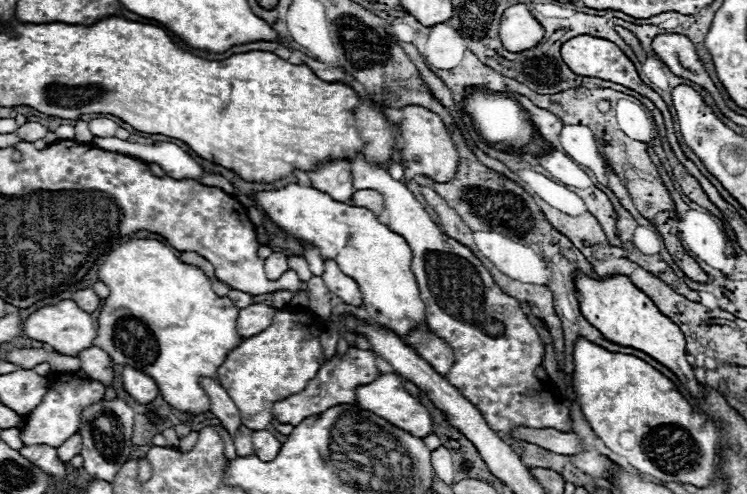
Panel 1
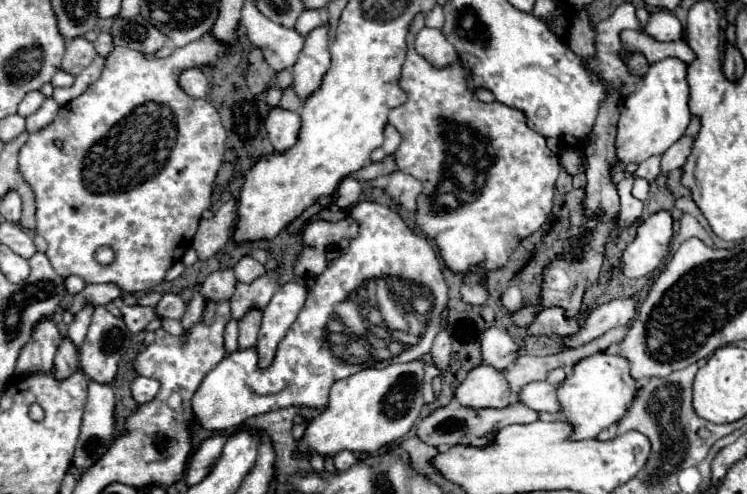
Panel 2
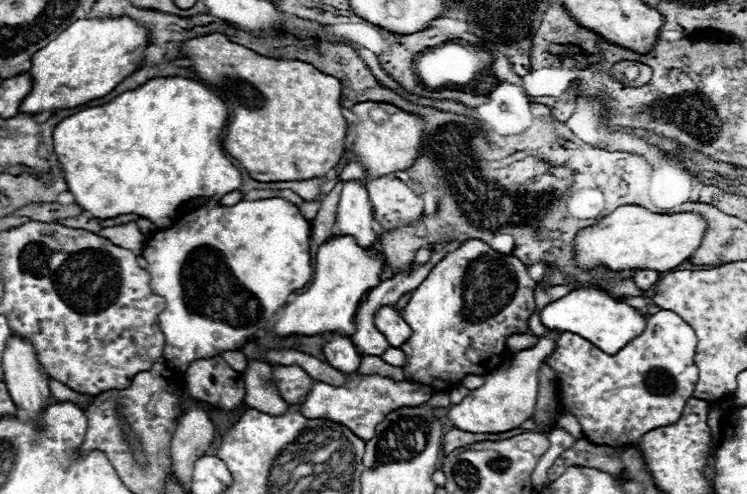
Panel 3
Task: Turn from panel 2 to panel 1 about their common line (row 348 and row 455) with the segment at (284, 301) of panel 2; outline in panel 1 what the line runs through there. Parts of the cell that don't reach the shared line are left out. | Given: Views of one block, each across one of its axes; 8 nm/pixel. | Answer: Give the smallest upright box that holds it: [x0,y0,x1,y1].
[252,430,282,462]

